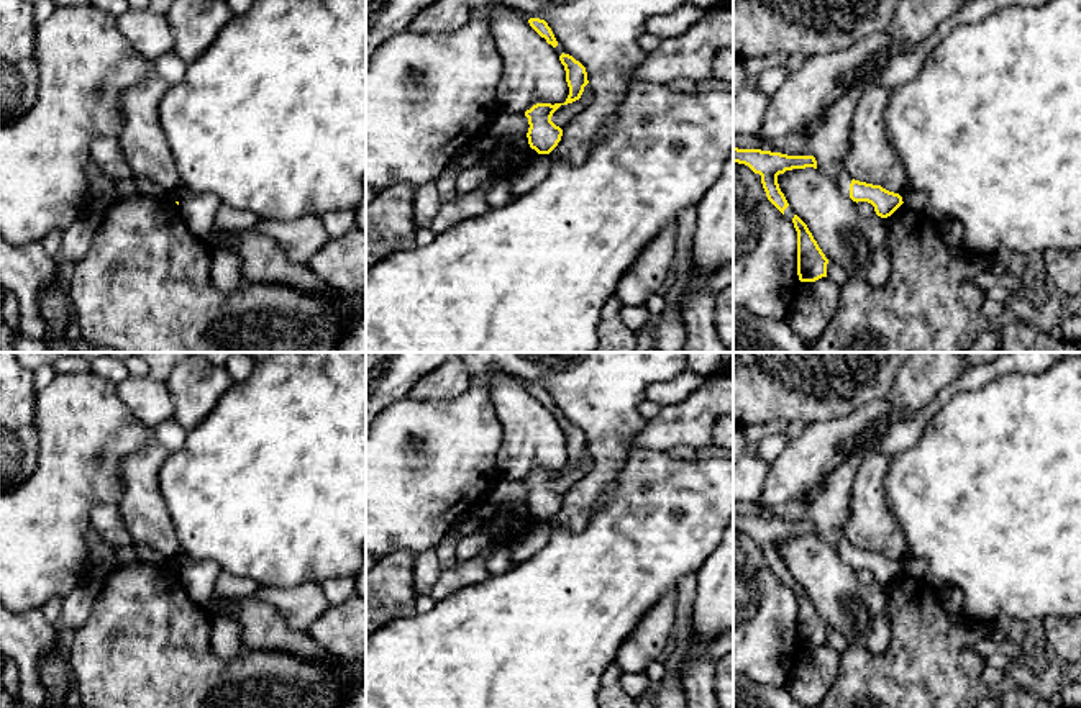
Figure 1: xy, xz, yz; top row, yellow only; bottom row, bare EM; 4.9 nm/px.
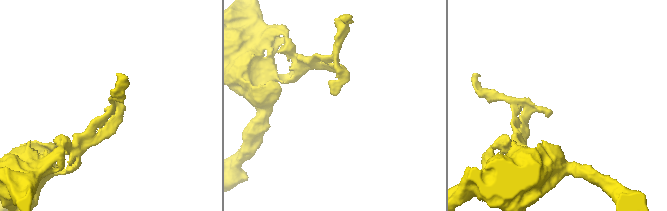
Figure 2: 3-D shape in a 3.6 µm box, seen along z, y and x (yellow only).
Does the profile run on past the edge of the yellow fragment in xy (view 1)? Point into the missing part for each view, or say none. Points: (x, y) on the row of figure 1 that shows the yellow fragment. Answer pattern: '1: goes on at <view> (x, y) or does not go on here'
1: does not go on here

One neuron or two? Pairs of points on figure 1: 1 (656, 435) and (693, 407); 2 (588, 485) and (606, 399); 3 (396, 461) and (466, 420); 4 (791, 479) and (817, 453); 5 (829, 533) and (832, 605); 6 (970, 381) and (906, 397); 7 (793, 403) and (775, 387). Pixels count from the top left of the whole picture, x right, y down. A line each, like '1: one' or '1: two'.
1: one
2: one
3: one
4: one
5: two
6: two
7: one

